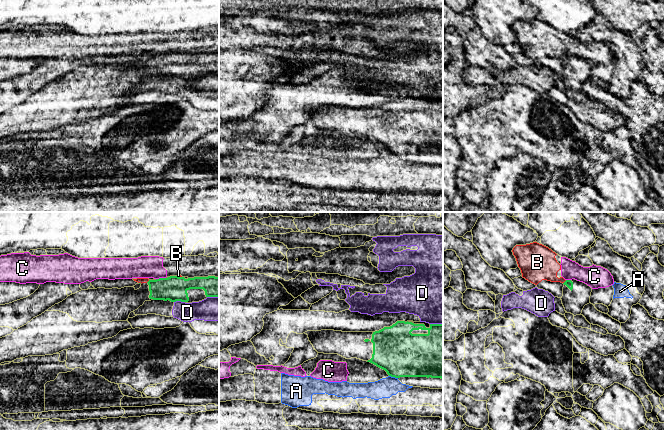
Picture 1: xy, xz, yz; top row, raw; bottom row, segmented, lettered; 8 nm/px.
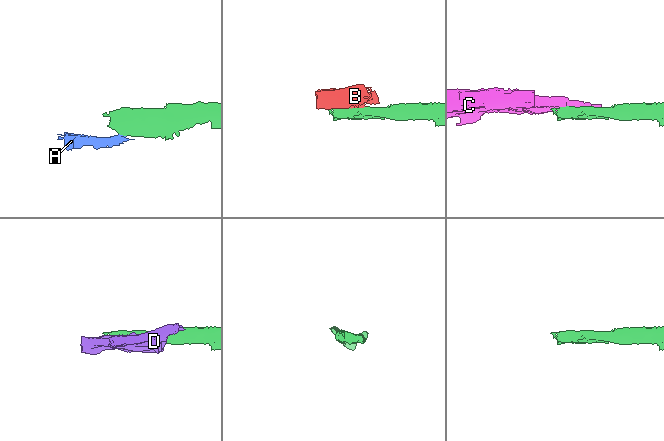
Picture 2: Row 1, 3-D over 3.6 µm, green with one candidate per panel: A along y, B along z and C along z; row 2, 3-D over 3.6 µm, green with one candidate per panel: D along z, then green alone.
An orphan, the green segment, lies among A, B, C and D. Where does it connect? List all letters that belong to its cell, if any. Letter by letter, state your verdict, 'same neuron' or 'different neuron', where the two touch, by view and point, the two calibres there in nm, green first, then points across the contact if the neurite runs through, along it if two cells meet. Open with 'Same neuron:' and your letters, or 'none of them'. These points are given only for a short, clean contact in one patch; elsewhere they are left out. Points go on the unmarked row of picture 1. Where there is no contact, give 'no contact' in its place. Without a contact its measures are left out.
Same neuron: none of them
A: different neuron; meets green in xz at (393, 152); 380 nm thick on the green side, 160 nm on the other; border along xz (389, 151), (397, 154)
B: different neuron; meets green in yz at (564, 58); 60 nm thick on the green side, 260 nm on the other; border along yz (566, 56), (563, 59)
C: different neuron; meets green in xy at (160, 54); 200 nm thick on the green side, 180 nm on the other
D: different neuron; meets green in xy at (179, 76); 200 nm thick on the green side, 180 nm on the other

